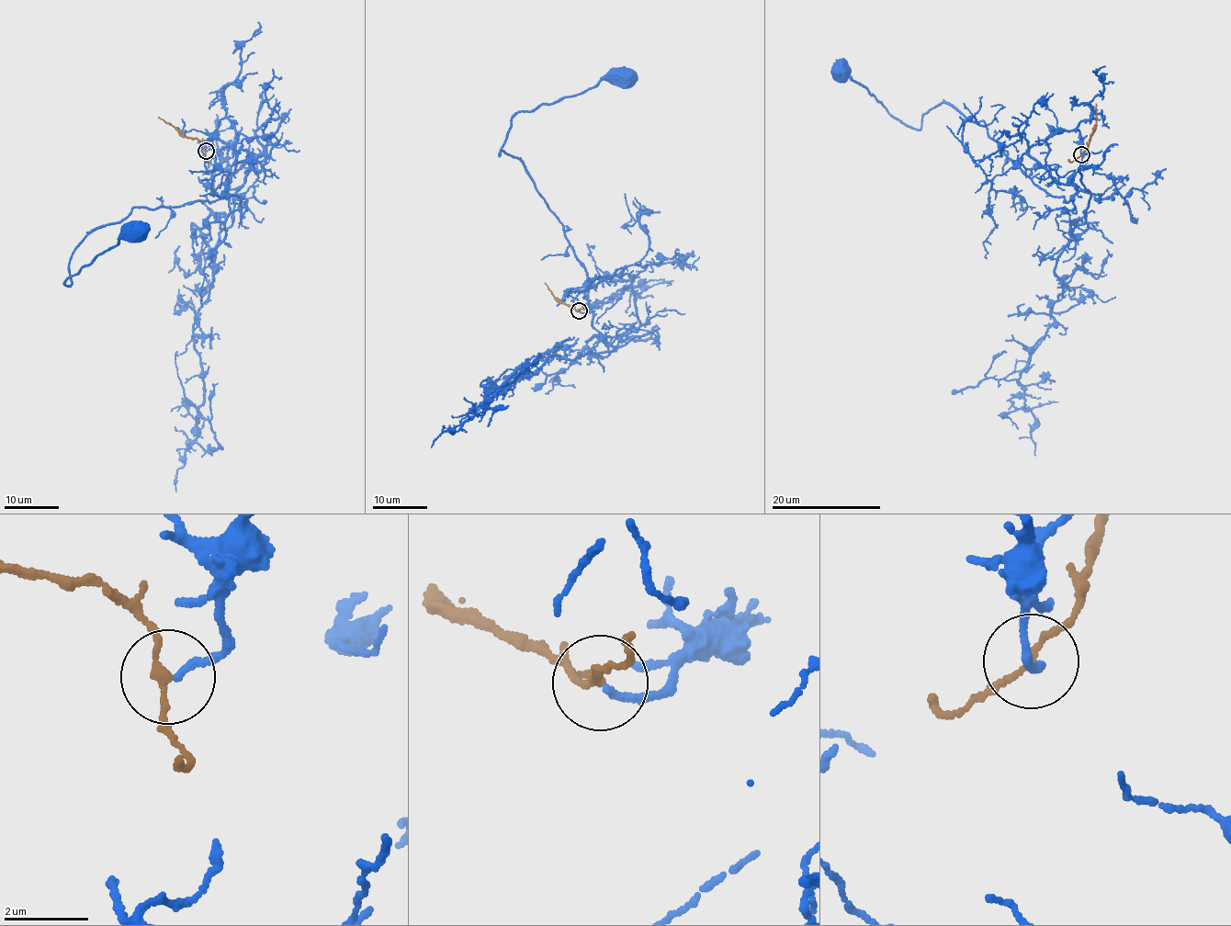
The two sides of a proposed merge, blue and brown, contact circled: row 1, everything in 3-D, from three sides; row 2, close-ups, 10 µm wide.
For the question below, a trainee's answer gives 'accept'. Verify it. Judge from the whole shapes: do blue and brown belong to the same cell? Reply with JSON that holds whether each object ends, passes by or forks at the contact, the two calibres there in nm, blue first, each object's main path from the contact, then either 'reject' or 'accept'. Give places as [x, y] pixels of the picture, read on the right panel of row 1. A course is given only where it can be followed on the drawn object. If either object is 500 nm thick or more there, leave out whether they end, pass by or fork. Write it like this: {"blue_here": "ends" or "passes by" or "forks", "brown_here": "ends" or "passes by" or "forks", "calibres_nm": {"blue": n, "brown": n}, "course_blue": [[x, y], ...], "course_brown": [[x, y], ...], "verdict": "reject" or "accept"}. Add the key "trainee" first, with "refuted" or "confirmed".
{"trainee": "confirmed", "blue_here": "ends", "brown_here": "passes by", "calibres_nm": {"blue": 160, "brown": 150}, "course_blue": [[1081, 154], [1075, 129], [1029, 149], [1077, 192], [1050, 196], [983, 121], [940, 104], [914, 129], [839, 68]], "course_brown": [[1081, 154], [1093, 134], [1095, 104]], "verdict": "accept"}

